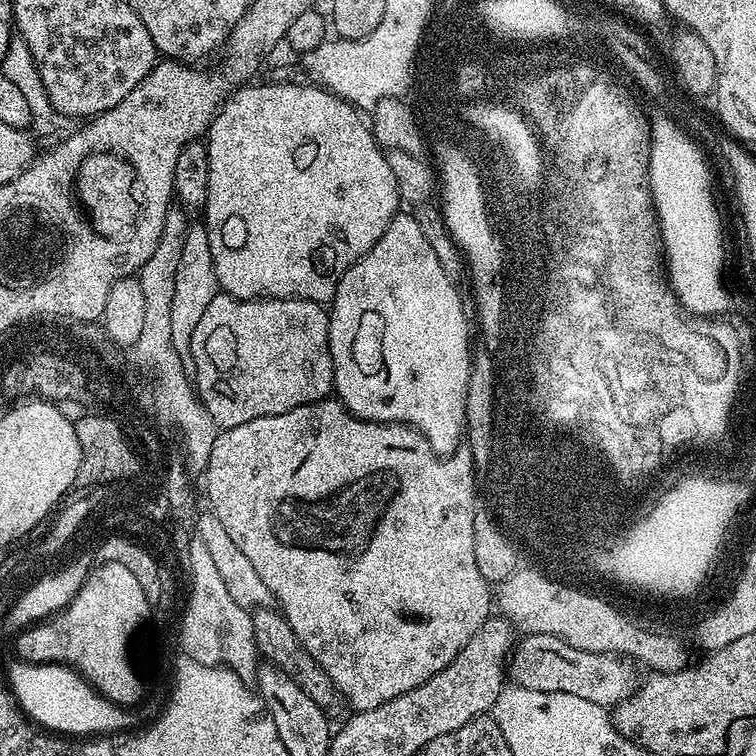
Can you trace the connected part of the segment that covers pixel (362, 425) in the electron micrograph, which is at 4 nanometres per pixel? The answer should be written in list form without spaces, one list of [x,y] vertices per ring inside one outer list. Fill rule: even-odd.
[[[329,398],[313,404],[294,406],[294,410],[286,410],[286,414],[270,414],[266,418],[254,418],[254,422],[242,422],[242,426],[223,429],[216,437],[214,450],[210,450],[206,469],[207,476],[207,507],[216,515],[218,522],[222,522],[222,526],[226,529],[226,534],[230,534],[234,546],[238,546],[238,550],[242,550],[242,554],[246,554],[246,558],[250,558],[250,563],[254,565],[258,578],[262,578],[262,582],[266,582],[266,590],[272,592],[273,601],[278,605],[279,611],[285,619],[290,622],[290,630],[294,630],[294,634],[298,638],[298,642],[302,642],[306,654],[310,654],[314,658],[314,662],[318,662],[318,666],[322,666],[322,670],[326,670],[330,682],[334,682],[337,693],[343,699],[344,696],[348,699],[349,709],[358,712],[374,710],[374,706],[382,706],[382,702],[390,702],[390,698],[398,698],[398,694],[406,694],[410,690],[414,690],[414,686],[422,686],[422,682],[426,682],[426,678],[434,678],[434,674],[438,674],[438,670],[446,667],[454,658],[454,654],[458,654],[458,650],[462,650],[462,646],[466,646],[466,642],[470,642],[470,638],[474,638],[474,630],[478,630],[478,626],[482,626],[482,622],[486,622],[493,611],[493,589],[488,580],[482,578],[482,570],[478,570],[478,562],[474,560],[474,516],[478,511],[478,505],[476,505],[478,481],[475,467],[472,465],[472,454],[467,447],[457,448],[450,456],[439,456],[430,446],[428,439],[417,428],[412,428],[408,424],[379,424],[373,420],[363,420],[355,416],[340,399]]]

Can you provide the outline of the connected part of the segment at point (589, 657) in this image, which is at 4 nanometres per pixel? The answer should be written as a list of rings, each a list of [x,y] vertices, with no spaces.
[[[540,633],[528,634],[517,639],[506,664],[511,683],[521,684],[523,688],[530,690],[574,694],[577,698],[586,698],[586,702],[594,702],[609,710],[636,692],[636,671],[637,665],[623,656],[580,650],[570,646],[562,638]]]

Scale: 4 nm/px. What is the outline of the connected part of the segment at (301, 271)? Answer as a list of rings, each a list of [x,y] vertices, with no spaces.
[[[267,82],[249,83],[240,86],[220,105],[211,126],[206,133],[208,157],[210,158],[210,182],[208,200],[202,209],[203,223],[210,238],[210,254],[214,258],[214,274],[221,293],[239,300],[313,300],[327,305],[336,293],[342,274],[354,262],[358,262],[382,238],[392,219],[401,207],[400,190],[388,165],[385,149],[376,142],[369,121],[347,100],[335,96],[327,88],[321,88],[311,82],[291,82],[269,84]]]

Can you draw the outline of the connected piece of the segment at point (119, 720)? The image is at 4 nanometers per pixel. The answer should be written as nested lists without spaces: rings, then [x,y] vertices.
[[[12,658],[6,670],[7,685],[21,711],[37,725],[64,736],[106,736],[135,724],[129,709],[107,700],[79,672],[68,665],[29,664]]]

